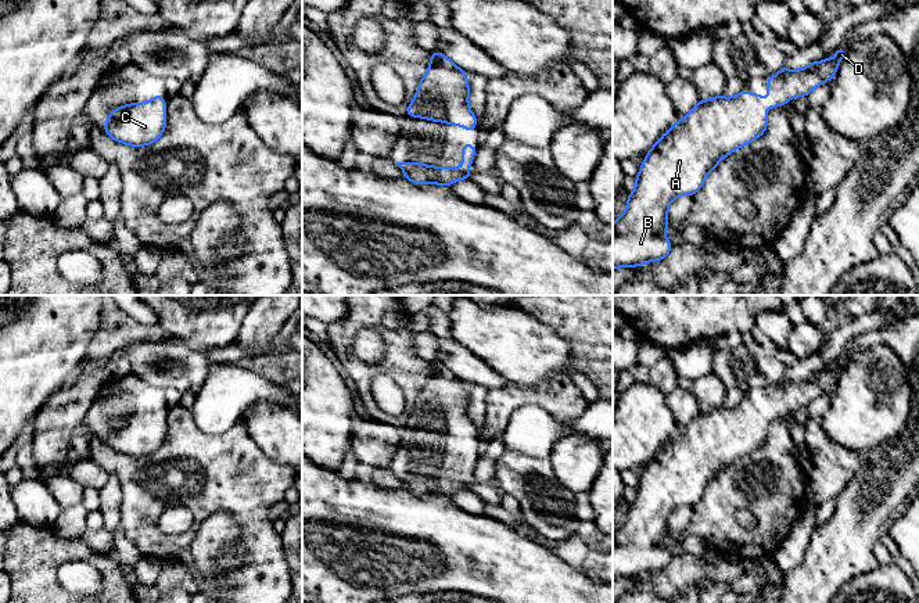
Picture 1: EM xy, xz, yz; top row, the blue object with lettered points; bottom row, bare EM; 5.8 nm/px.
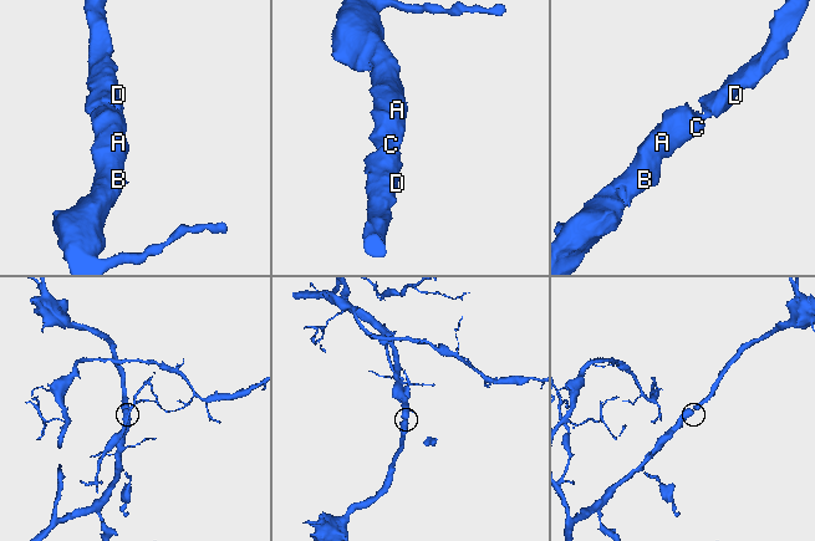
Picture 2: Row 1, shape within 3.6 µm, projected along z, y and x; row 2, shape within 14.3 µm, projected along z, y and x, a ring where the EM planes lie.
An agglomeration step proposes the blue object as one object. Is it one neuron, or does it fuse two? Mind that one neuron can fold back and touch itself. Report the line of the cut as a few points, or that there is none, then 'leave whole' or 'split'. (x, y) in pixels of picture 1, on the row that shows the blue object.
no cut | leave whole

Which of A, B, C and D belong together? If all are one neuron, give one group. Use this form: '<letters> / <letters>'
A B C D

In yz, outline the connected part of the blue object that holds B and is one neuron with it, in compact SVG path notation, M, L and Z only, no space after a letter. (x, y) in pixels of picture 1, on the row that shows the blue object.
M837 46L834 58L825 58L819 62L811 60L808 67L794 71L783 67L767 79L769 98L761 97L758 93L751 94L746 89L735 97L701 98L685 118L661 134L642 162L635 177L635 191L628 193L624 213L614 219L613 269L636 268L664 259L672 248L672 243L664 237L664 231L672 229L667 222L669 204L678 195L693 197L703 189L707 175L726 155L762 136L768 126L767 107L786 107L786 103L796 96L807 97L814 89L834 78L840 61L847 54L847 50Z

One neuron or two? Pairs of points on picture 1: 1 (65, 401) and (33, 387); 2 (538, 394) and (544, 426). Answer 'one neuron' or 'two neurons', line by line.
1: two neurons
2: two neurons

